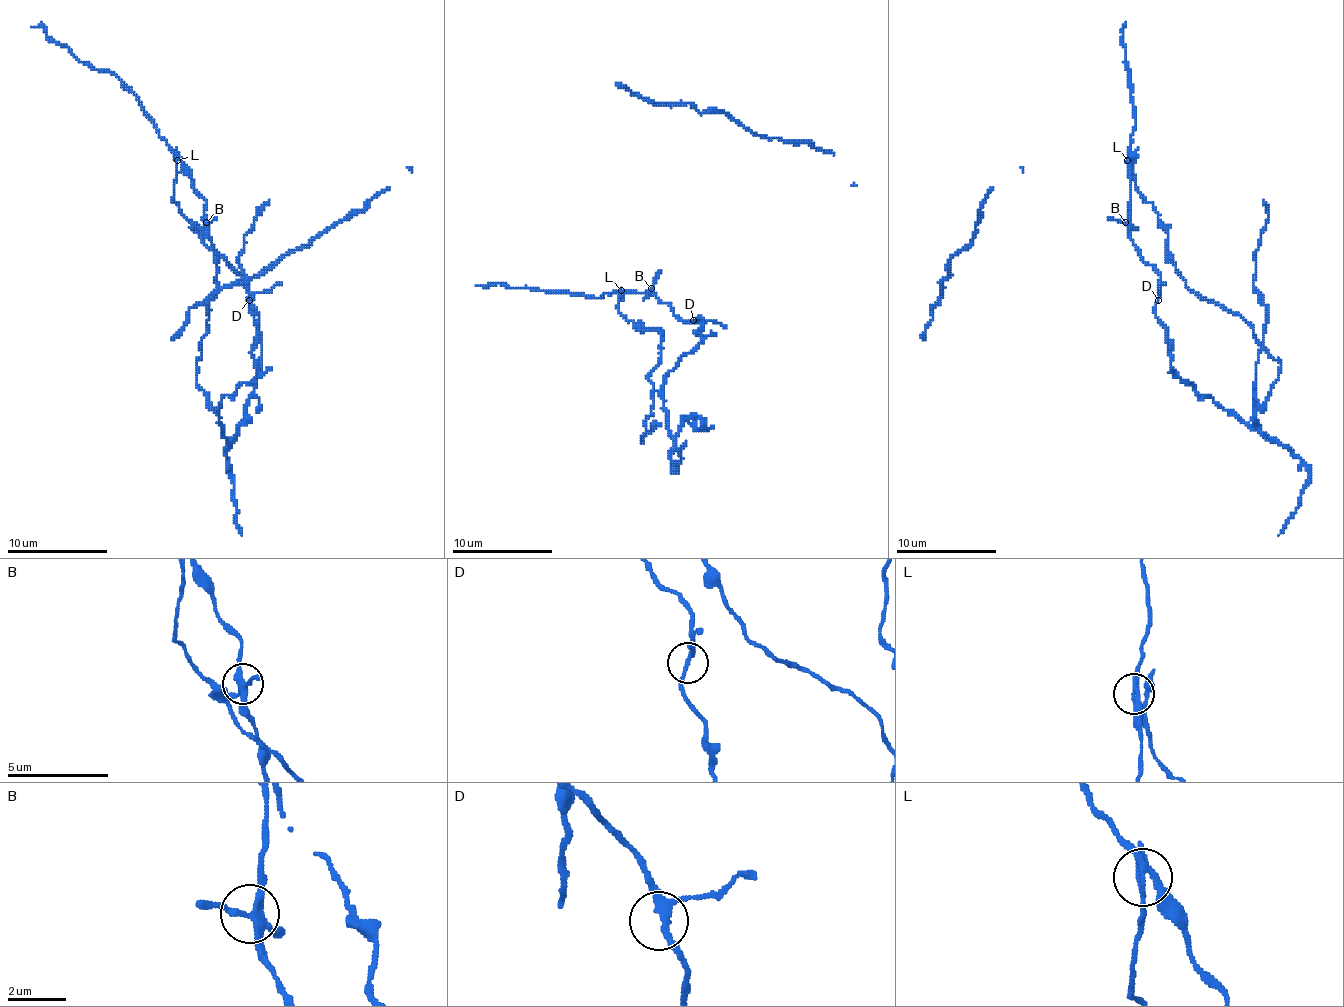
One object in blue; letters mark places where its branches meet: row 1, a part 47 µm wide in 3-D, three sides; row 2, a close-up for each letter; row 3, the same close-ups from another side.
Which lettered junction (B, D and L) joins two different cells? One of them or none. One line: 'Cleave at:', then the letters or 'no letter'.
Cleave at: L

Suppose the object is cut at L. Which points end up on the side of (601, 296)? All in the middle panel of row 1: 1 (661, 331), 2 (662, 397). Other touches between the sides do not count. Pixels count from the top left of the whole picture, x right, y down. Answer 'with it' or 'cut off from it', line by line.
1: cut off from it
2: with it

